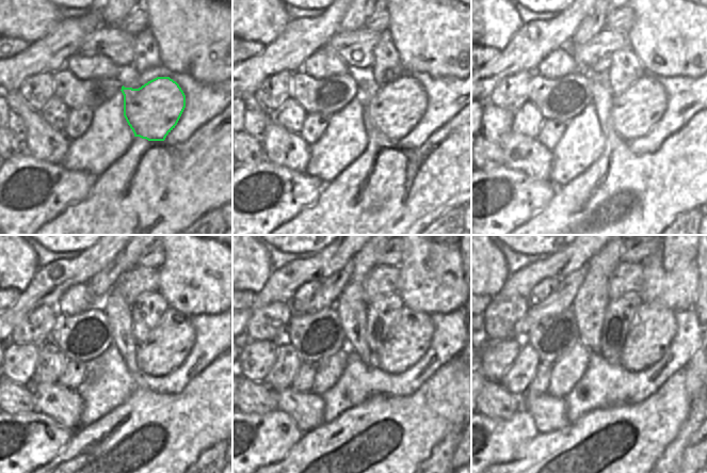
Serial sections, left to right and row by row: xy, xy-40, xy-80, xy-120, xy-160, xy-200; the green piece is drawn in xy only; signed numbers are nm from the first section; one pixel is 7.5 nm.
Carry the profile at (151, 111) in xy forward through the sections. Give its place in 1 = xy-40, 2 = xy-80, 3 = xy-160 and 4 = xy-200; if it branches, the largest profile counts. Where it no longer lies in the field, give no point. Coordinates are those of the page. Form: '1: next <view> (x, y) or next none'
1: next xy-40 (397, 107)
2: next xy-80 (635, 112)
3: next xy-160 (410, 337)
4: next xy-200 (654, 328)

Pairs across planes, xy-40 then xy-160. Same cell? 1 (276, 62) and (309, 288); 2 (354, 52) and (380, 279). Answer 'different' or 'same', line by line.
1: different
2: same

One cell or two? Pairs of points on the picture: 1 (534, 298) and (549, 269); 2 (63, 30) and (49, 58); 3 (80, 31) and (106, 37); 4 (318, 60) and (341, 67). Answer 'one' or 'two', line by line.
1: two
2: one
3: two
4: one

